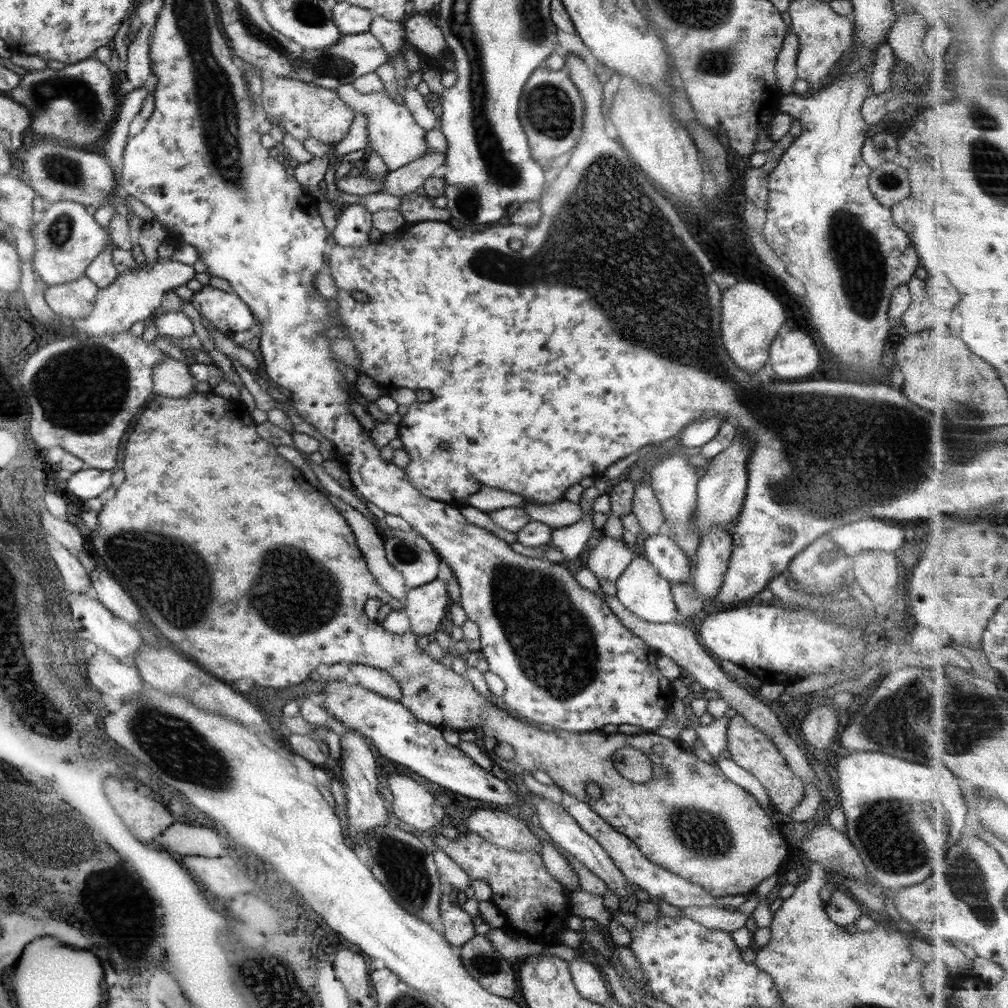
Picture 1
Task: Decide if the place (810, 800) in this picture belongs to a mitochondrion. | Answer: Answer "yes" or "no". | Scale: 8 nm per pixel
no

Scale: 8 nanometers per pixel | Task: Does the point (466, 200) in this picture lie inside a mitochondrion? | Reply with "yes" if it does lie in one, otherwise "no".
yes

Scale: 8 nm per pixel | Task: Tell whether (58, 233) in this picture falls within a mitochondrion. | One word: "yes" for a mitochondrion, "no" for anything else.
yes

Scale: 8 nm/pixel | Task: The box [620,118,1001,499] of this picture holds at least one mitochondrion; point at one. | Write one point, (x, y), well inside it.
(853, 243)

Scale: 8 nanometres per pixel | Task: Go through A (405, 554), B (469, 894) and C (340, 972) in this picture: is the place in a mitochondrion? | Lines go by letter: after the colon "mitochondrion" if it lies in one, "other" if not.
A: mitochondrion
B: other
C: other

